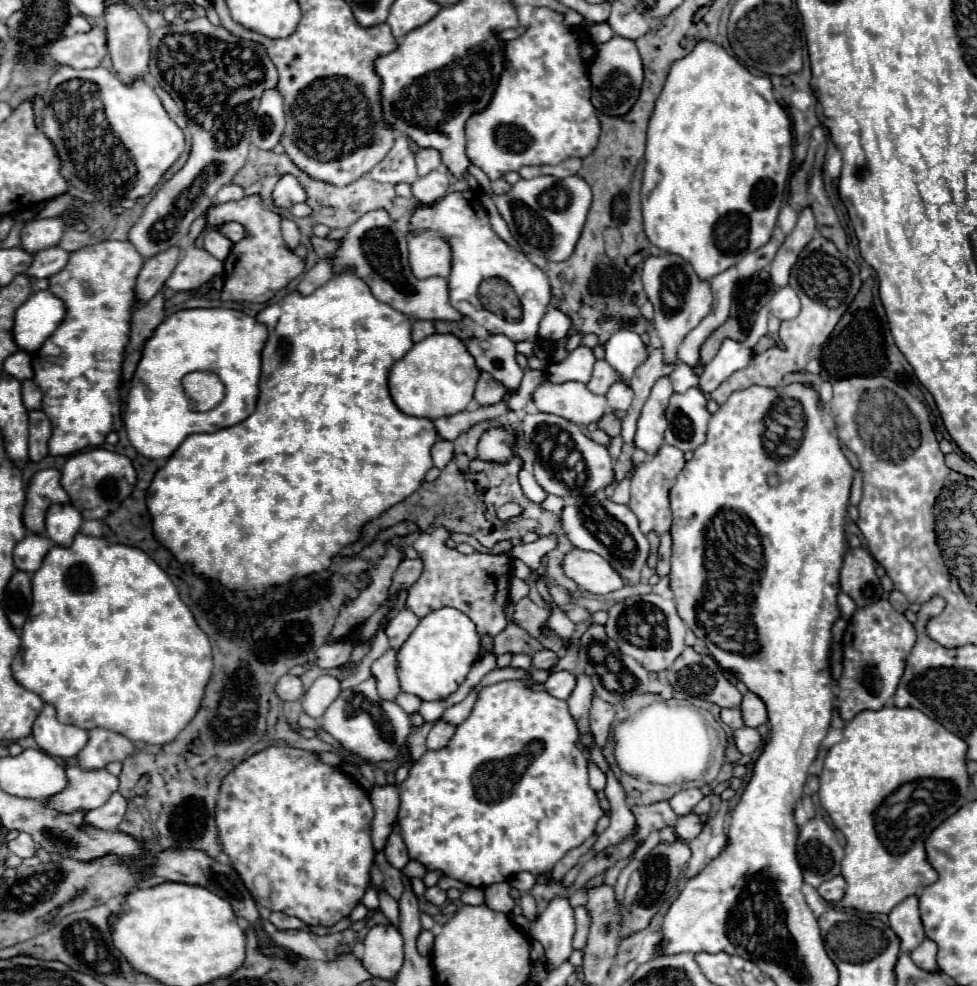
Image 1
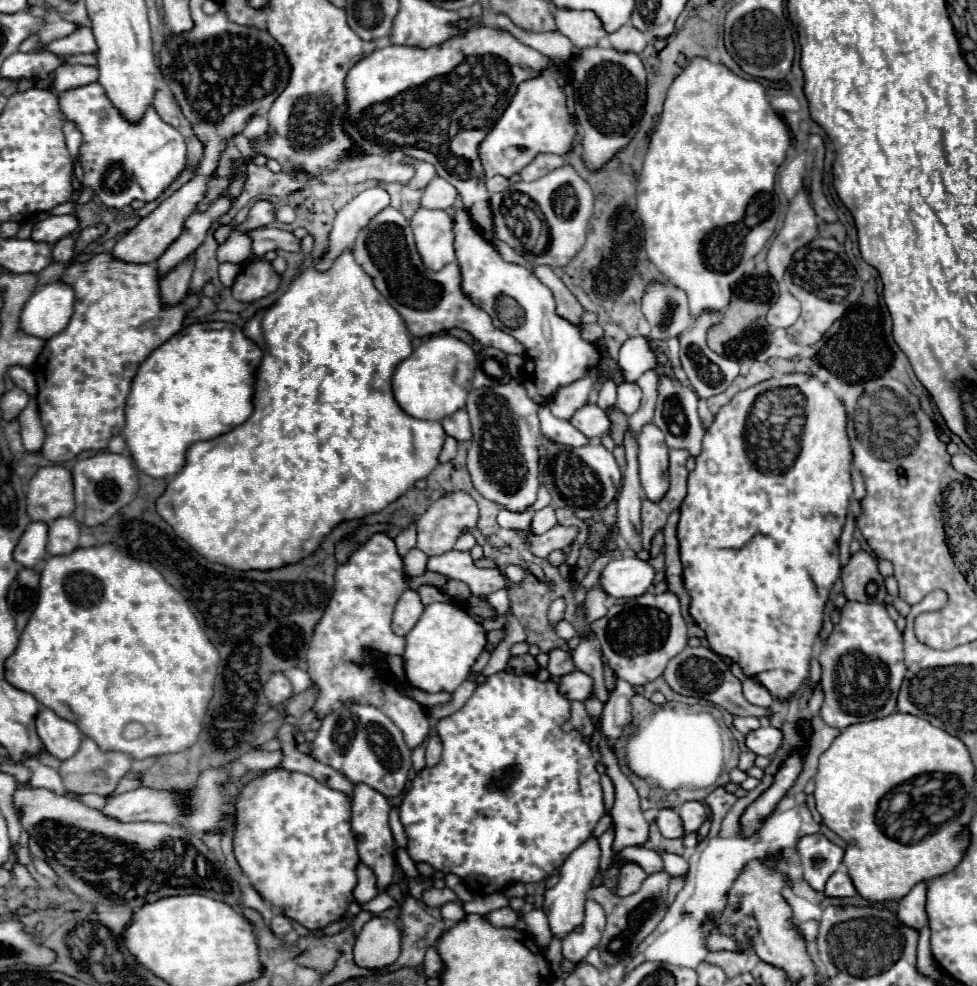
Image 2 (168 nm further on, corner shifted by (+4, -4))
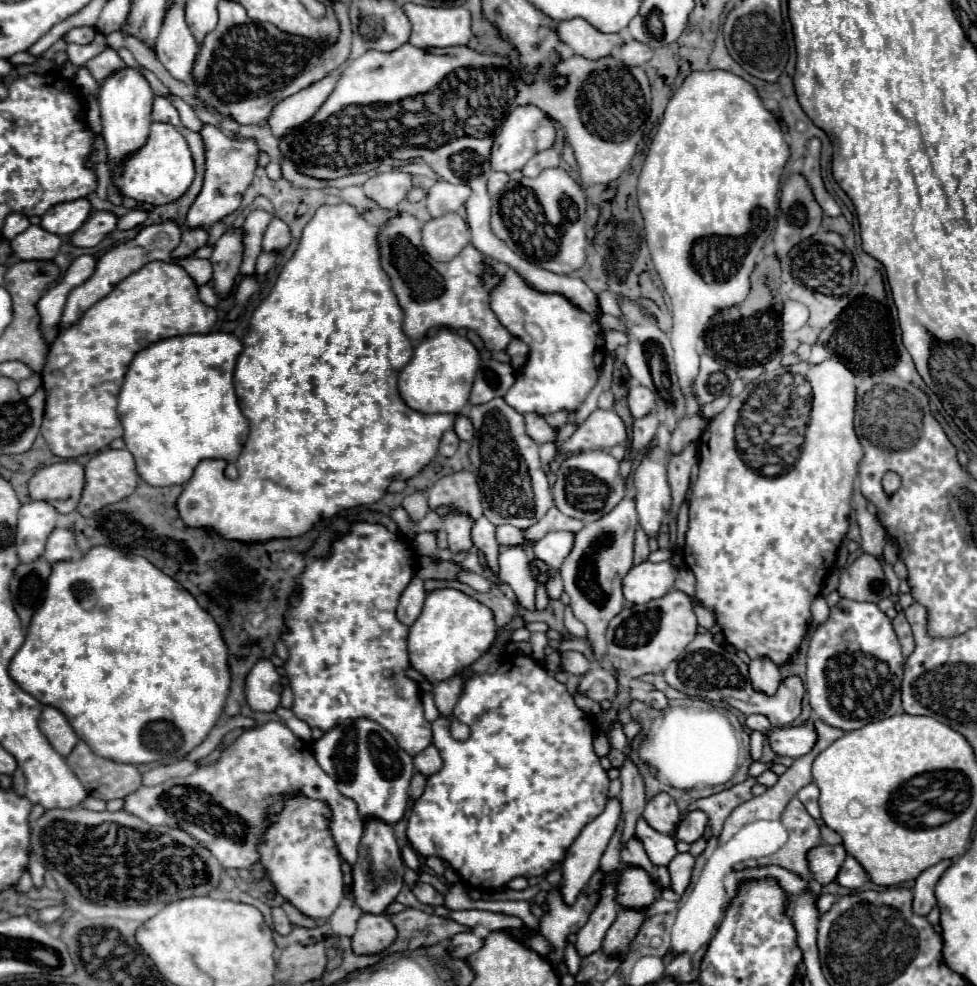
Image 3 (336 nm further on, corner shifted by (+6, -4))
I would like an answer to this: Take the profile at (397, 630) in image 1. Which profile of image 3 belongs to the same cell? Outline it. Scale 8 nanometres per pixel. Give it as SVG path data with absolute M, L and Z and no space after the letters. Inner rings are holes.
M414 576L412 582L408 584L408 588L402 592L400 596L400 604L398 604L398 610L396 610L396 618L410 626L414 624L414 620L420 616L422 612L422 606L424 606L424 598L426 598L426 592L424 592L424 582Z

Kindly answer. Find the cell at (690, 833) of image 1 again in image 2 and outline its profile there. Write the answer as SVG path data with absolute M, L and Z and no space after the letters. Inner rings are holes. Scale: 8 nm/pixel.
M674 808L658 810L656 824L658 824L662 836L666 836L666 838L682 838L684 836L682 820L680 820L680 816L678 816L678 812Z

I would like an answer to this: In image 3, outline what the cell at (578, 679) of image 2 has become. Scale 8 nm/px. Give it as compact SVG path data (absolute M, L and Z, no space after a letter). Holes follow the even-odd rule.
M600 666L588 670L582 678L580 678L580 684L578 684L578 694L582 696L588 696L596 702L602 702L602 700L612 700L616 694L618 694L618 684L616 684L616 678L614 678L614 672L608 672Z

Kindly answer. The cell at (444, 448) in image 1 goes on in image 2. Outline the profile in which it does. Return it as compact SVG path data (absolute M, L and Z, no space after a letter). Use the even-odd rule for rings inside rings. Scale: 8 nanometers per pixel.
M446 438L444 446L442 446L442 452L440 452L440 462L450 462L454 456L456 456L456 440L454 438Z

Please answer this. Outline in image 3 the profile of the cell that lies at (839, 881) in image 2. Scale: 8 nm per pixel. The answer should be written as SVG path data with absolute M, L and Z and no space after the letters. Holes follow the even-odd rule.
M848 856L844 860L844 864L842 864L840 872L838 872L838 878L836 878L836 882L840 886L846 886L850 890L858 890L866 880L868 880L868 876L866 876L864 868L852 856Z

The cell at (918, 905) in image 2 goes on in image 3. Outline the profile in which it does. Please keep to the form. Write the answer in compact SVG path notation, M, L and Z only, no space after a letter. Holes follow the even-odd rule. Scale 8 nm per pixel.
M950 860L938 862L936 866L924 870L916 882L914 882L914 898L912 898L912 910L914 914L922 914L926 916L934 906L936 906L936 898L934 898L934 886L938 882L938 878L942 876L942 872L950 866Z

